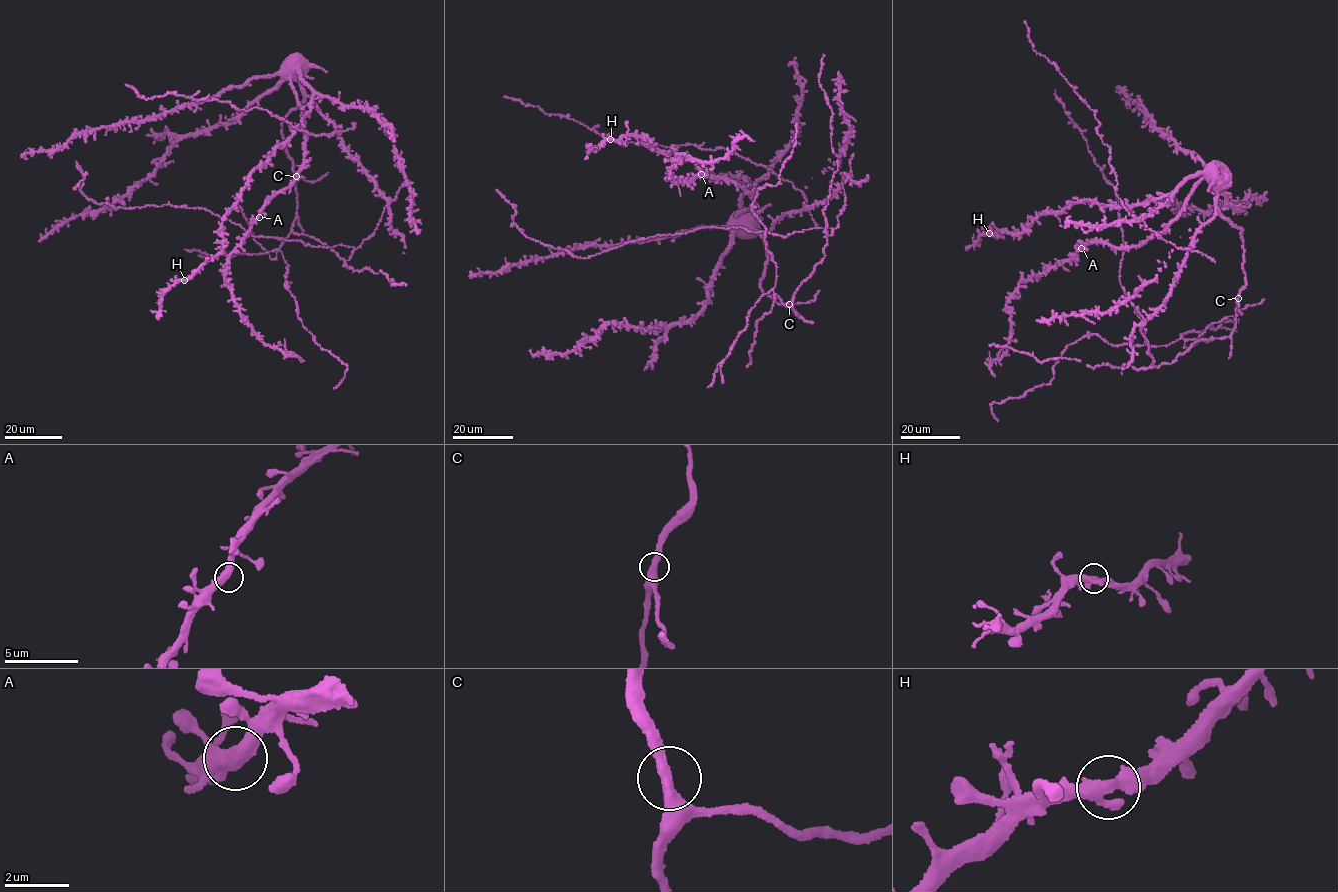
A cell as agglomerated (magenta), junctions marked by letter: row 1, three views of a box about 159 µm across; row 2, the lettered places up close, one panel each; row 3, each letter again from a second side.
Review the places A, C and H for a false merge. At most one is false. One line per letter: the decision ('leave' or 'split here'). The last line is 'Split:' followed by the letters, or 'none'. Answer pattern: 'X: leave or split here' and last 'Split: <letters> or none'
A: leave
C: leave
H: leave
Split: none

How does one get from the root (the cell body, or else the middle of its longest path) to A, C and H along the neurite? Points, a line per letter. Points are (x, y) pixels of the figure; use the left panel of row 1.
A: (301, 63), (290, 79), (306, 138), (305, 160), (289, 186), (264, 203), (259, 217)
C: (301, 63), (305, 71), (301, 80), (304, 99), (301, 106), (289, 111), (281, 127), (286, 151), (296, 176)
H: (301, 63), (301, 76), (313, 94), (307, 114), (290, 138), (252, 170), (222, 222), (220, 252), (184, 280)

